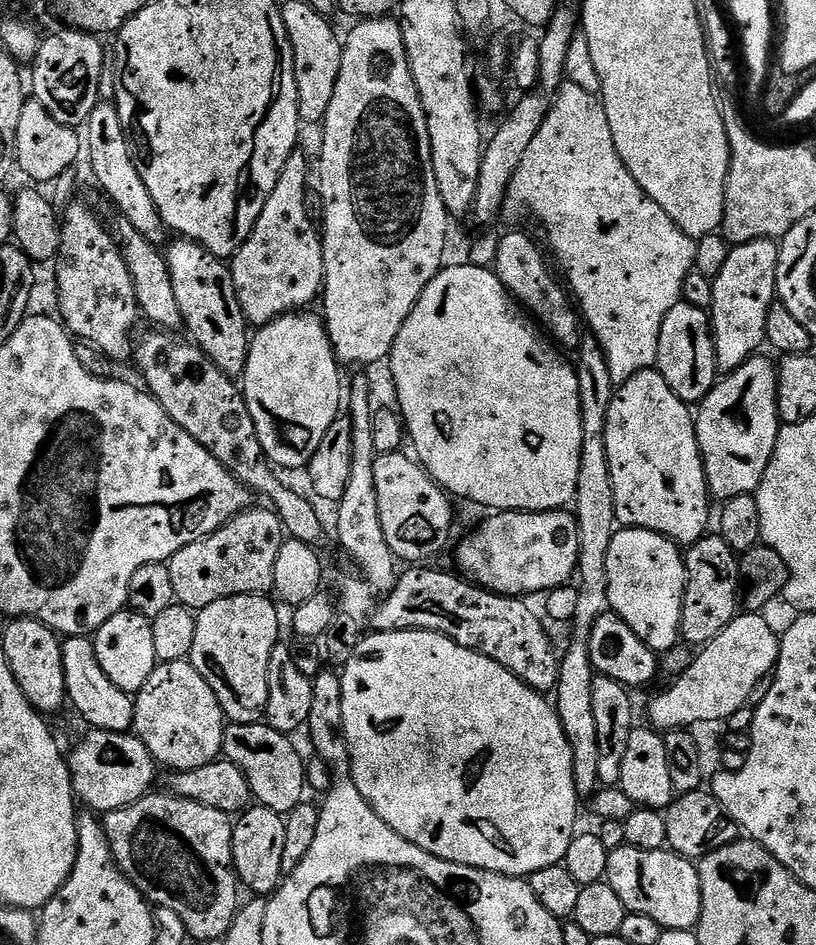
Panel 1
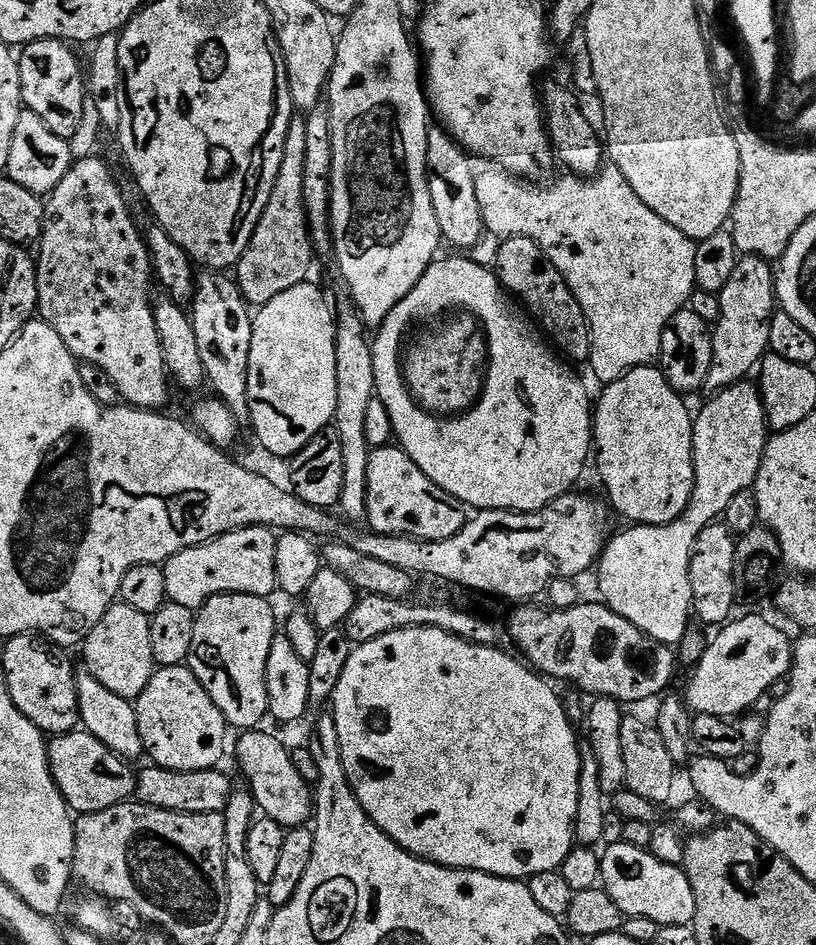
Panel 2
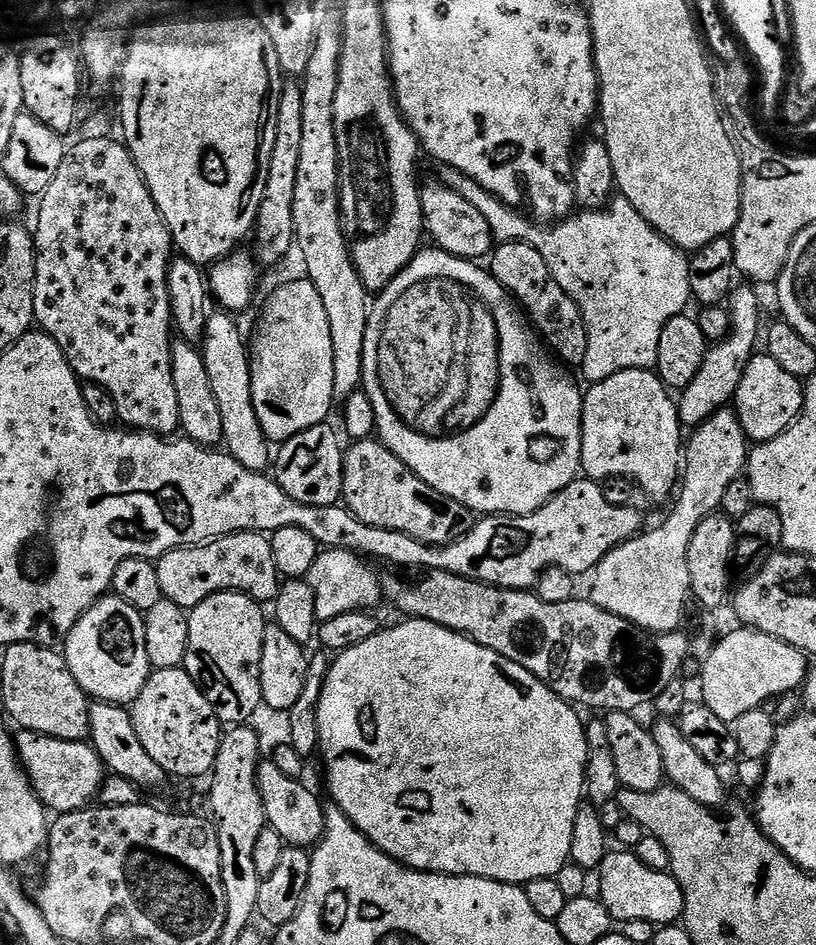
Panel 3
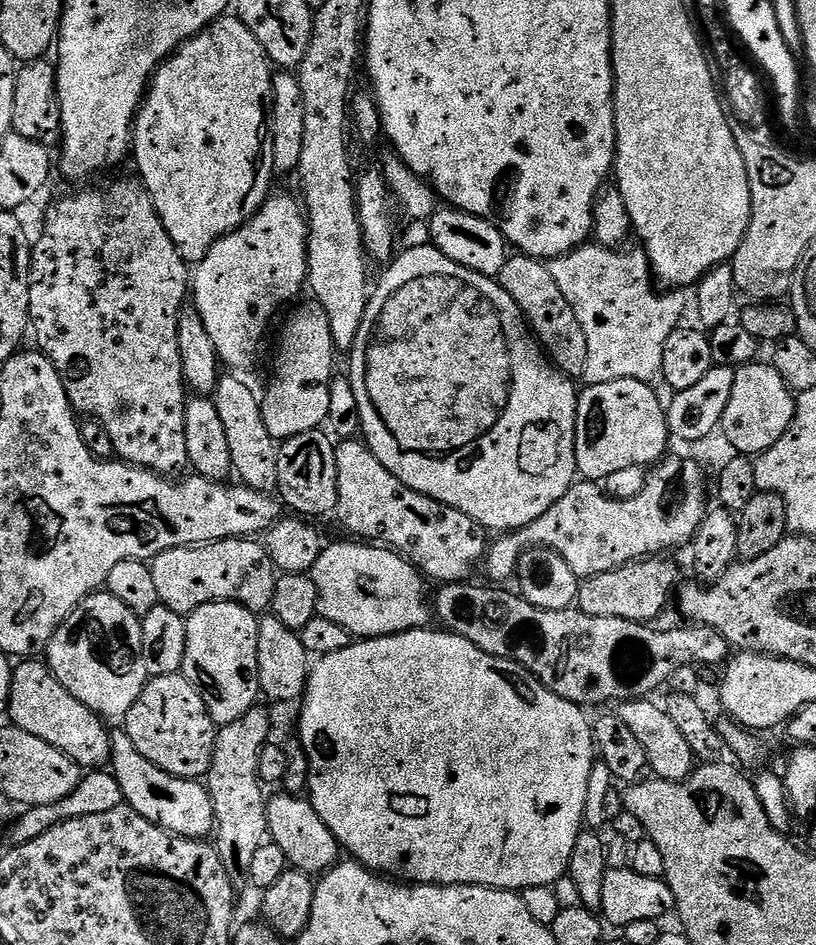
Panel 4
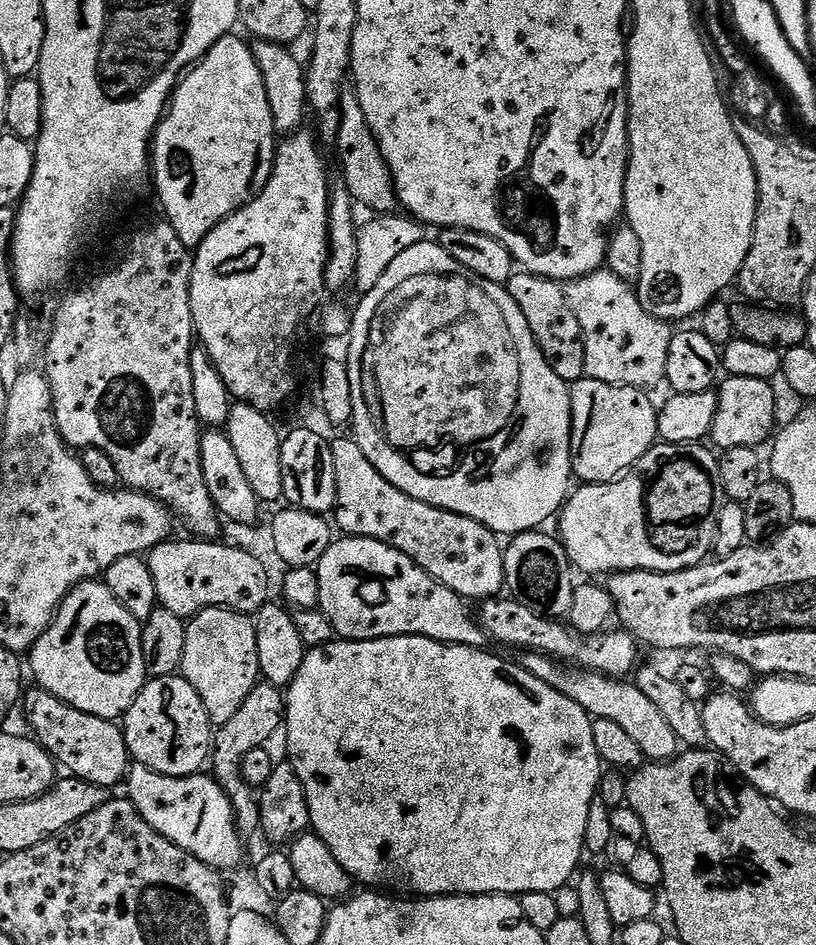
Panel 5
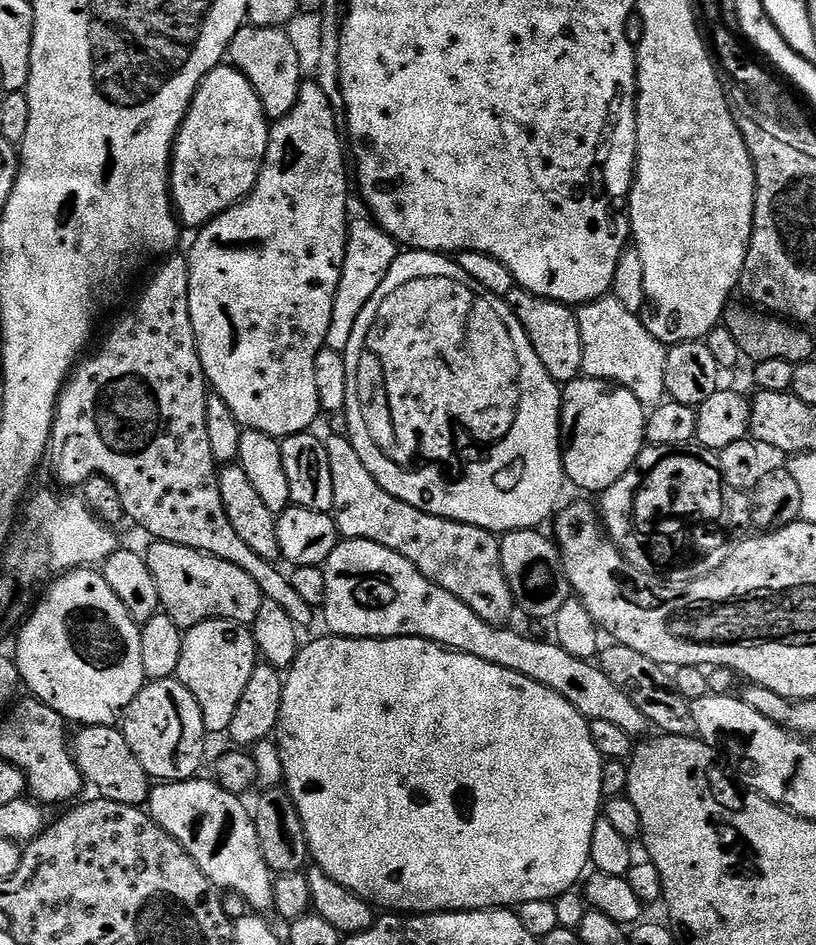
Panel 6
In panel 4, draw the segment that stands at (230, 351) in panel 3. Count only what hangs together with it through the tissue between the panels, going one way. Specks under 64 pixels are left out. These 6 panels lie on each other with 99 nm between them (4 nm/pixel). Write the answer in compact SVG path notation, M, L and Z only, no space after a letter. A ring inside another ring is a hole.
M221 375L214 393L218 414L222 417L222 427L226 430L226 439L230 445L232 471L237 477L240 475L239 483L243 487L252 488L255 492L272 494L277 491L280 453L278 442L270 434L270 430L266 430L266 422L260 409L261 397L257 393L255 396L236 376L239 375Z

